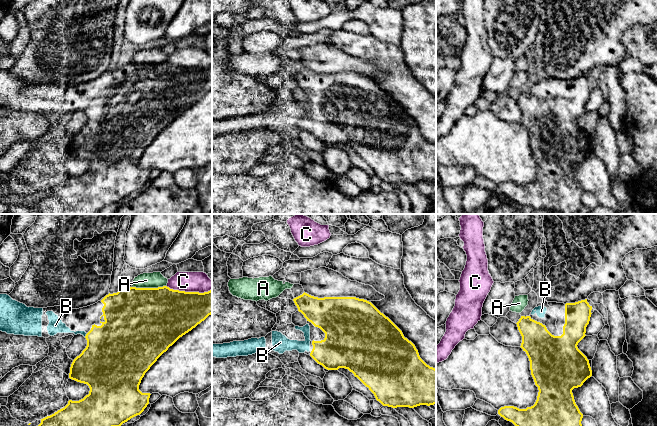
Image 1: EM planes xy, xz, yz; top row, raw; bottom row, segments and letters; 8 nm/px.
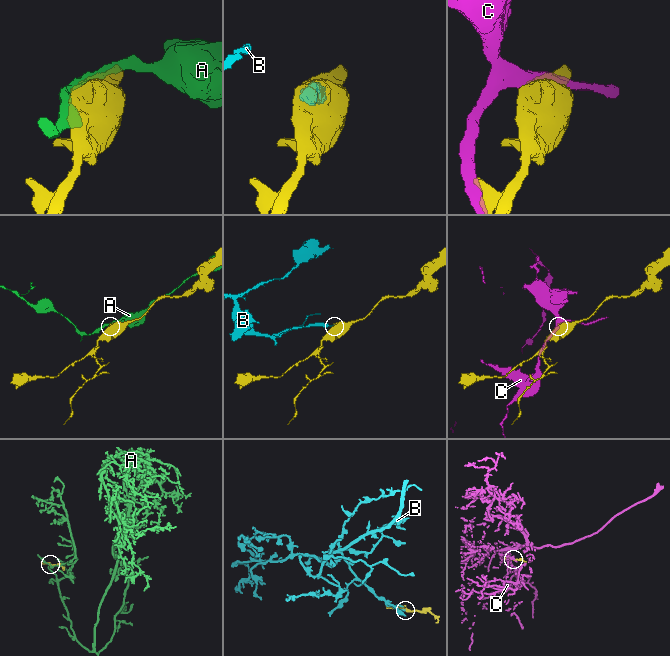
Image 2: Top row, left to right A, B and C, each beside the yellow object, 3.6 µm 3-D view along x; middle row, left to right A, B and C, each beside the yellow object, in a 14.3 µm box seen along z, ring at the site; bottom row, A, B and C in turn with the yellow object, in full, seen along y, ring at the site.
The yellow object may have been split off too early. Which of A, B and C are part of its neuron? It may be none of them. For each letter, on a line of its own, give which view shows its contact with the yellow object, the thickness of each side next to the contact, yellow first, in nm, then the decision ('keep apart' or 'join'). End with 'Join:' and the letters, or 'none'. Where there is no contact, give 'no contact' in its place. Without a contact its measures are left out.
A: contact in xy; calibres 500 and 130 nm; keep apart
B: contact in xy; calibres 440 and 110 nm; join
C: contact in xy; calibres 420 and 160 nm; keep apart
Join: B

